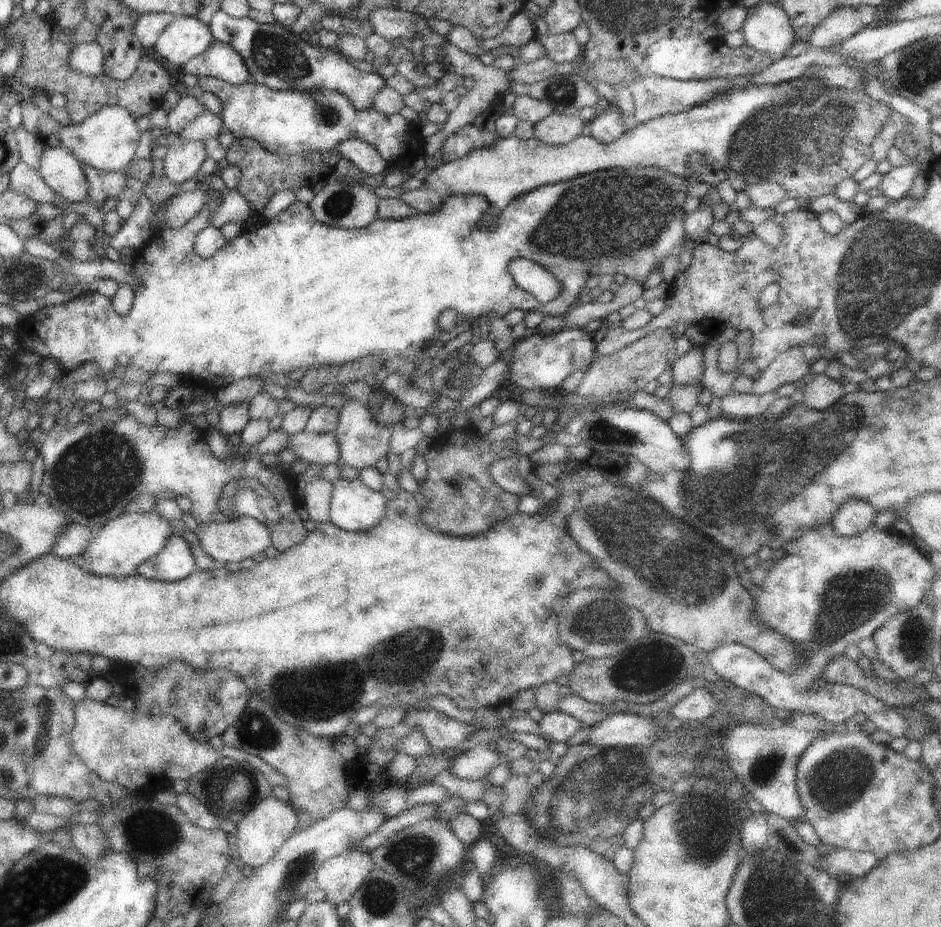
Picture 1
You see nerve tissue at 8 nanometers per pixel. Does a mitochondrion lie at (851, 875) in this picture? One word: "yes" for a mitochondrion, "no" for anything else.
no

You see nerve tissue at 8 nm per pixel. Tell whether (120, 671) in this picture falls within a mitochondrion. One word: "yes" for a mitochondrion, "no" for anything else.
no

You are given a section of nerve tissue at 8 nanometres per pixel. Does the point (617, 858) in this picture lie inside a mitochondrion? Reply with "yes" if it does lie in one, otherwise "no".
no

